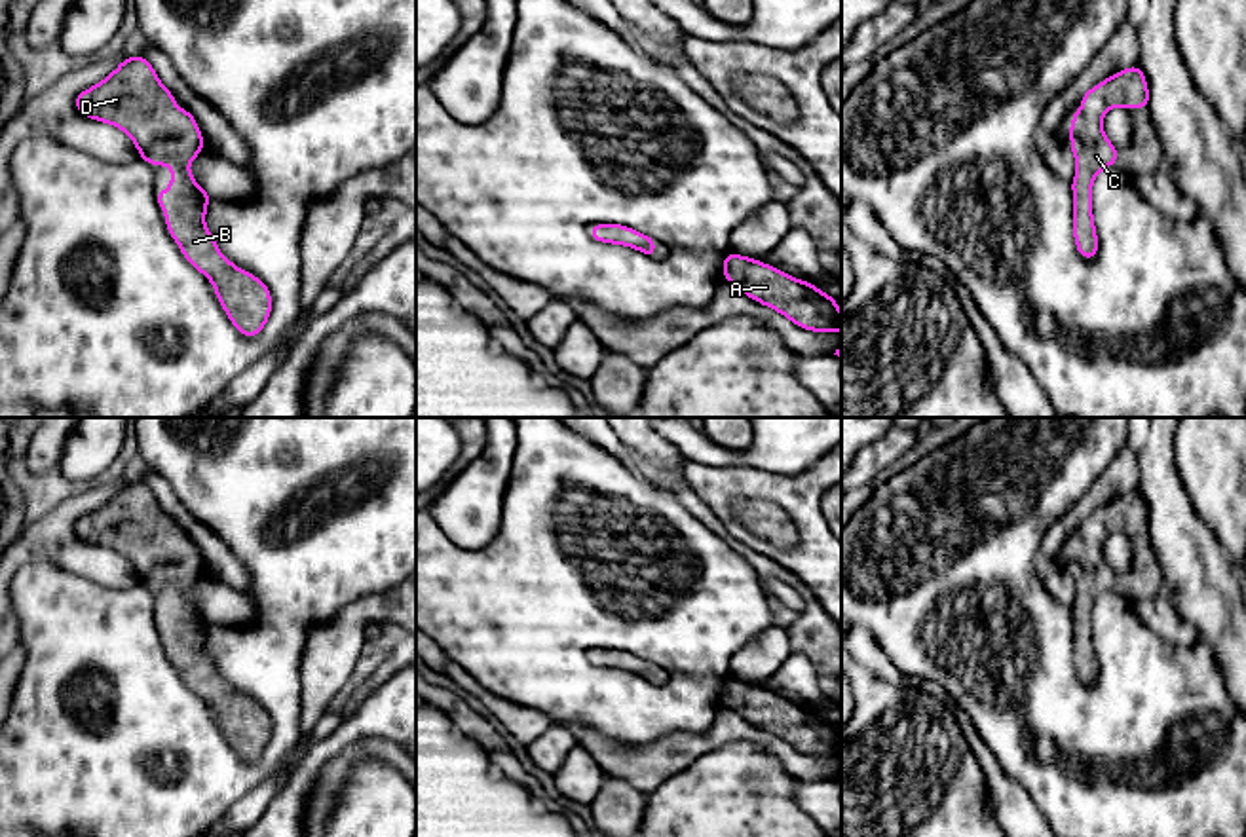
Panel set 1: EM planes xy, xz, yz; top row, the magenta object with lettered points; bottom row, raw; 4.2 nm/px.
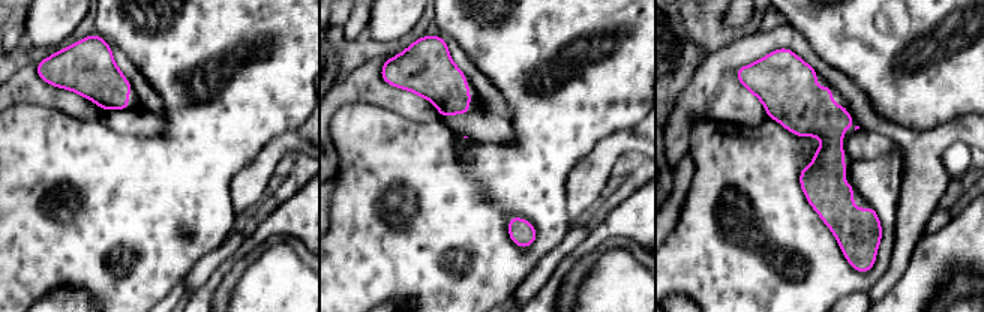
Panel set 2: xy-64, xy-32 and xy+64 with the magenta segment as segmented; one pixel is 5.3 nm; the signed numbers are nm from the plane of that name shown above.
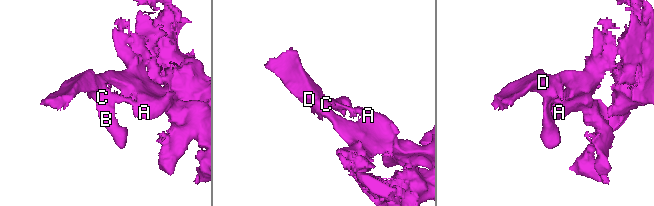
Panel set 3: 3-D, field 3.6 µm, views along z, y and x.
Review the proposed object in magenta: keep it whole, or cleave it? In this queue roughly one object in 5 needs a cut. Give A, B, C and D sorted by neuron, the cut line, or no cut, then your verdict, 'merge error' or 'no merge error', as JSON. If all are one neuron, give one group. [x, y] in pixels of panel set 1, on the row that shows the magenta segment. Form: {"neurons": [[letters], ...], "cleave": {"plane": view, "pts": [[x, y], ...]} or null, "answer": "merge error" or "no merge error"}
{"neurons": [["A", "B", "C", "D"]], "cleave": null, "answer": "no merge error"}

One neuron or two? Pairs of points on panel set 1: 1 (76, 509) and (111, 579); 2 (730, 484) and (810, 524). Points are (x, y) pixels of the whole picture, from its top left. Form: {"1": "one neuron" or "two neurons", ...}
{"1": "one neuron", "2": "one neuron"}

